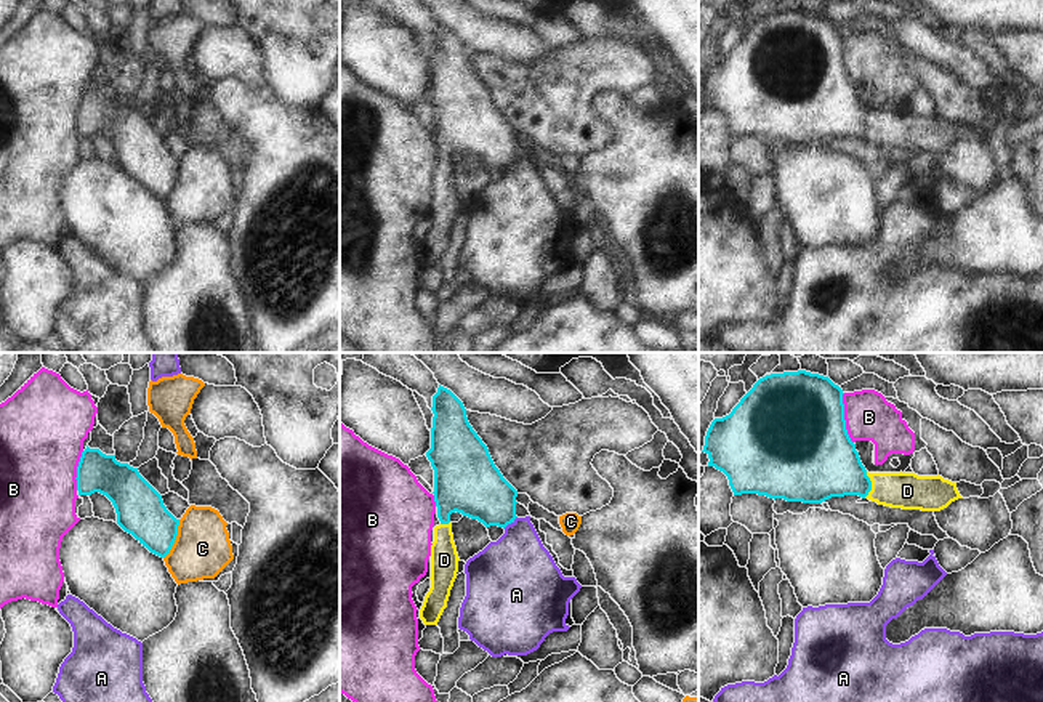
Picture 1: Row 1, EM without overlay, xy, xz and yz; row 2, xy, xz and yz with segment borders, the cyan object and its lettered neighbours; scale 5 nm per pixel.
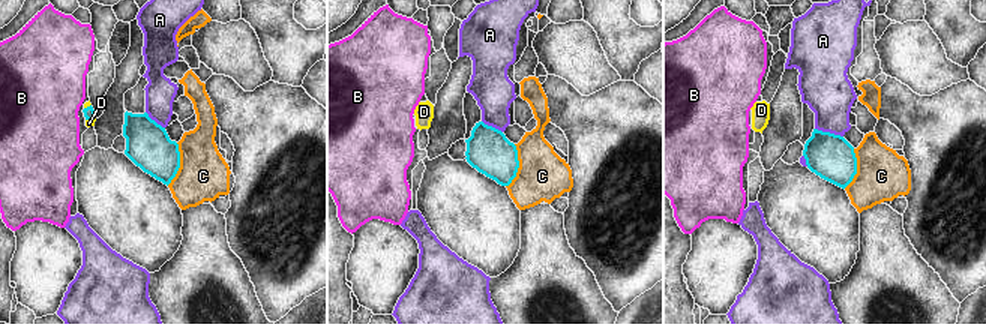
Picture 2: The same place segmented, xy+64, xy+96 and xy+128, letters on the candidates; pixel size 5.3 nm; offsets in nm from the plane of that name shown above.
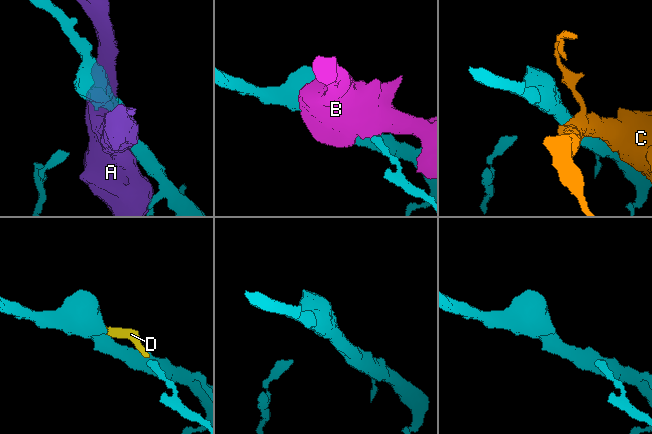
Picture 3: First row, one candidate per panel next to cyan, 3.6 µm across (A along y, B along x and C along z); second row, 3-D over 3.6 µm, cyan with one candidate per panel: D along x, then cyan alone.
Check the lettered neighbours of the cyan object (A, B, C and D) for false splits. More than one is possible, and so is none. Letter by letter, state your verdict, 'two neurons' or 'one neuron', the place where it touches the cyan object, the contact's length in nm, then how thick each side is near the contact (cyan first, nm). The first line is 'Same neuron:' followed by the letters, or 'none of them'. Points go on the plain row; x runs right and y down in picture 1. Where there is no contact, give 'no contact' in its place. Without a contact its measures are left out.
Same neuron: D
A: two neurons | xz (510, 164) | 90 nm | 300/380 nm
B: two neurons | yz (843, 60) | 260 nm | 500/240 nm
C: two neurons | xy (175, 180) | 220 nm | 240/280 nm
D: one neuron | yz (870, 125) | 140 nm | 340/190 nm

